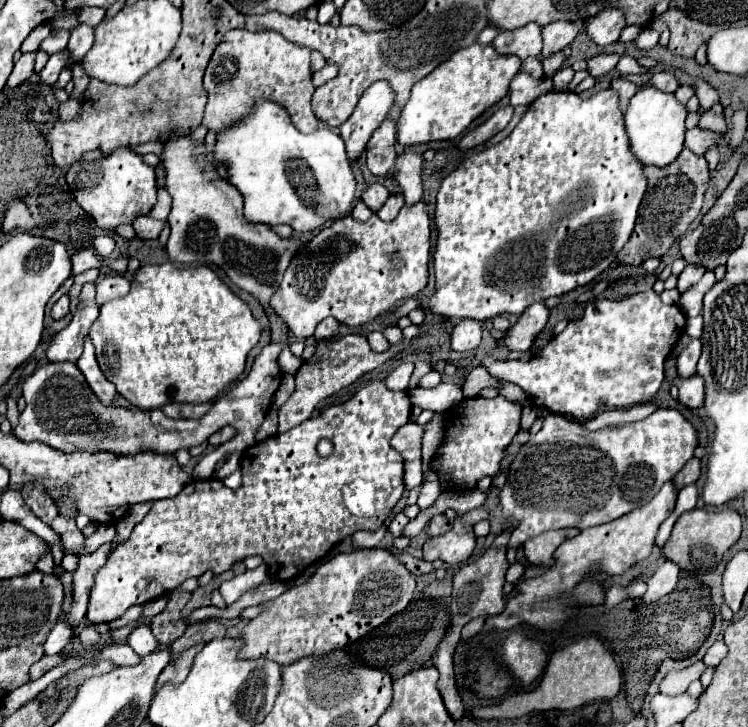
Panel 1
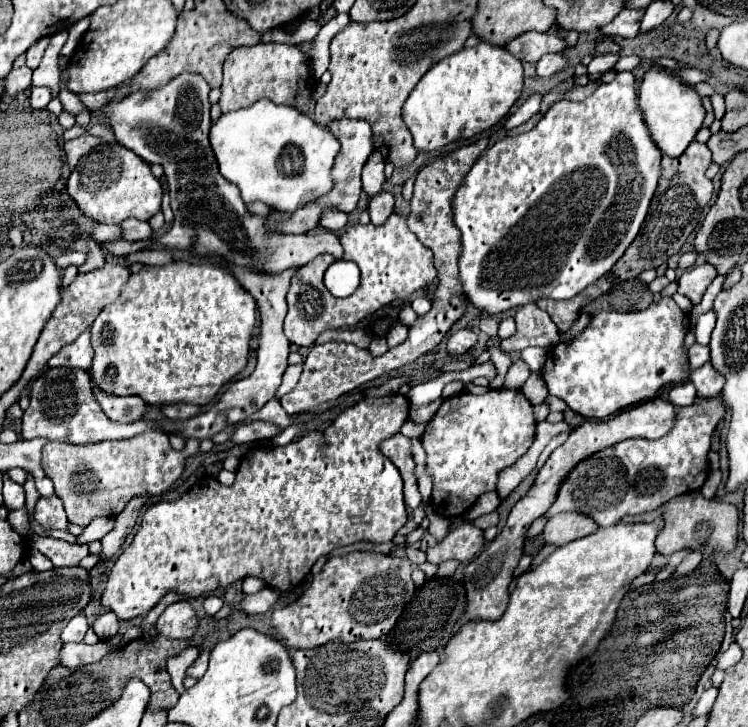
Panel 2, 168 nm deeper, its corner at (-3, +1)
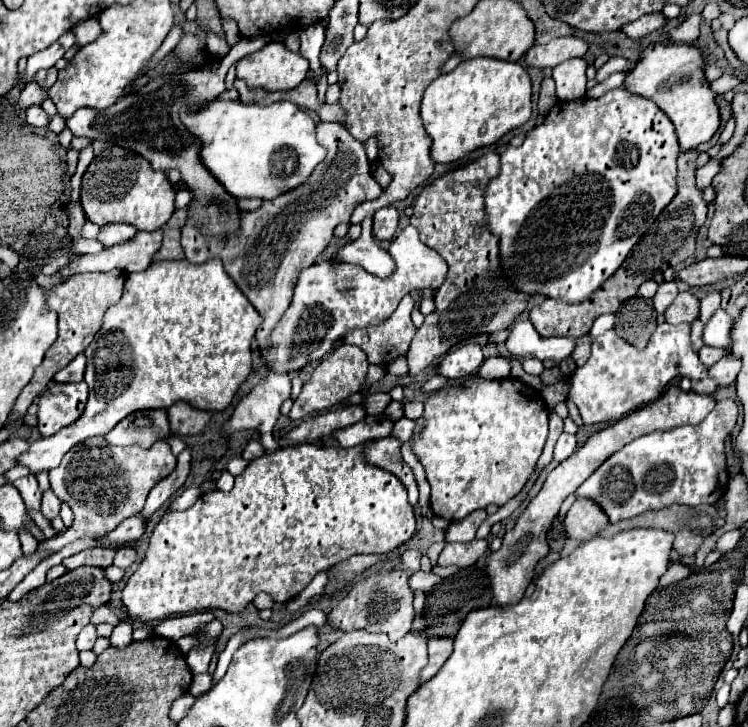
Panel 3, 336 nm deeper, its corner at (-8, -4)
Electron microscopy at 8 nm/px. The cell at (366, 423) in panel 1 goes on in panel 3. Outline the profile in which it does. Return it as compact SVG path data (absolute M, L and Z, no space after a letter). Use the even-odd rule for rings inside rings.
M293 444L279 448L277 452L265 454L253 462L249 462L247 470L235 478L235 486L231 492L221 492L213 490L207 494L201 494L201 498L183 512L167 512L161 522L155 526L145 560L139 564L135 574L127 580L123 588L123 604L129 610L129 616L139 622L155 622L155 620L165 620L167 616L179 616L195 610L225 610L225 612L241 612L247 608L247 604L253 602L253 598L259 592L267 592L275 602L287 602L293 596L297 596L319 572L325 572L333 568L335 564L355 556L355 554L387 554L399 546L403 546L411 536L415 534L415 514L413 508L407 500L407 488L391 474L381 468L369 466L363 460L361 446L355 448L317 448L311 444Z

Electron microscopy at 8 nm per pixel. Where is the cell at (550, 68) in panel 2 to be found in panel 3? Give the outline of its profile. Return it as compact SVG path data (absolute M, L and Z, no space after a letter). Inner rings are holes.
M569 58L553 68L553 80L557 84L559 100L567 102L567 100L585 98L587 92L585 70L587 70L585 58Z

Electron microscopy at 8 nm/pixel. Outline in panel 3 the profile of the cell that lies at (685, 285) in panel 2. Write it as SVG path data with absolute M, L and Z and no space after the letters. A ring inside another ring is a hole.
M711 292L711 294L703 296L703 298L701 298L701 316L699 316L701 322L709 322L711 316L717 312L719 304L721 304L719 292Z

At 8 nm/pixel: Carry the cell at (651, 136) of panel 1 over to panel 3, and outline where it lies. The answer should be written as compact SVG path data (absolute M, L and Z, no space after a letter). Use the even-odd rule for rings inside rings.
M649 44L635 68L627 72L623 88L635 96L653 100L673 122L683 152L697 148L703 142L709 142L721 124L719 106L715 102L717 94L711 90L705 80L705 58L703 52L695 46L685 44Z

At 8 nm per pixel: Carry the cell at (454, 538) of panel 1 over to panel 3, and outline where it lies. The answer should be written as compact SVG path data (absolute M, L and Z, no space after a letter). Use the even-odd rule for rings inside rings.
M473 540L467 544L461 544L461 542L445 544L443 552L439 554L439 566L467 568L475 564L485 552L487 552L487 540Z

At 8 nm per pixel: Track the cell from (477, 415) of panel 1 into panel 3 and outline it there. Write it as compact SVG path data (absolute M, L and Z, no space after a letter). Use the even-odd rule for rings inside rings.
M471 376L463 384L437 390L431 398L425 400L423 428L413 438L411 450L423 464L431 484L431 510L435 516L441 516L449 522L463 520L473 510L485 508L489 504L503 506L523 488L523 484L533 474L547 440L549 412L539 398L541 394L525 386L519 378L485 380Z

